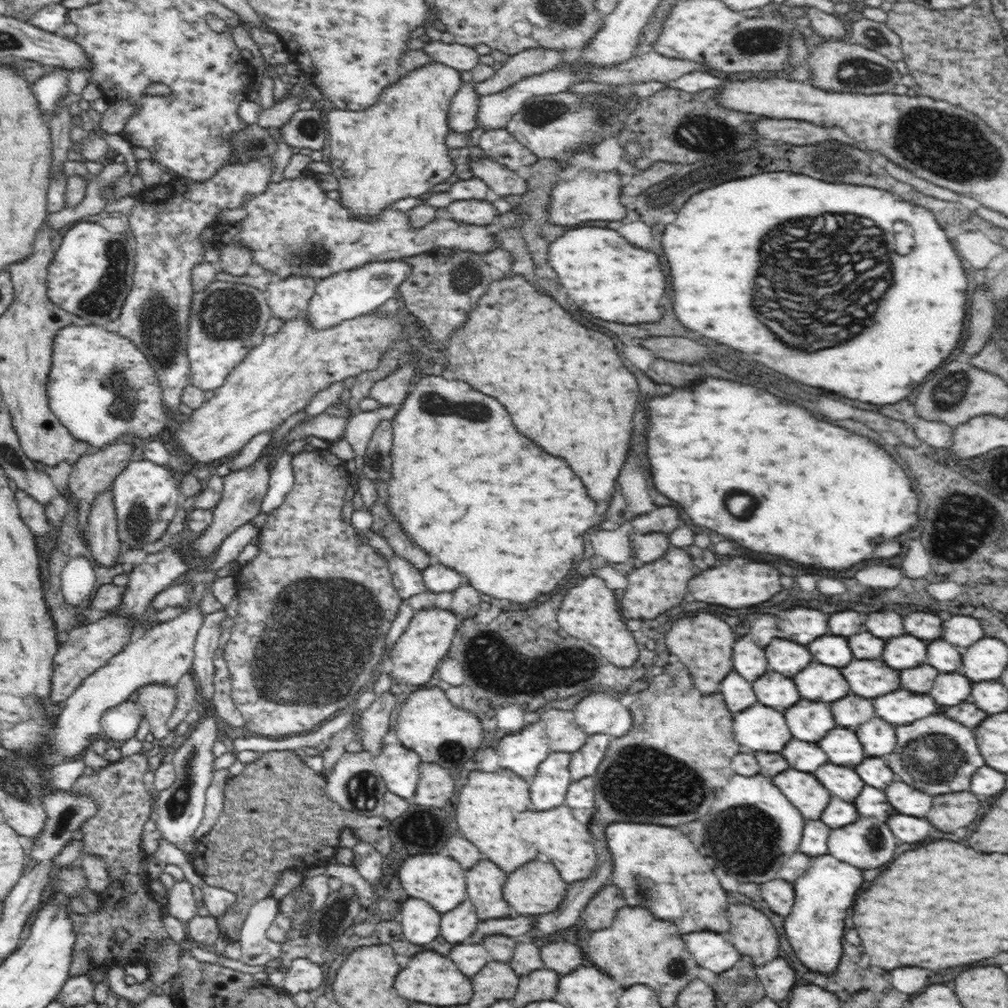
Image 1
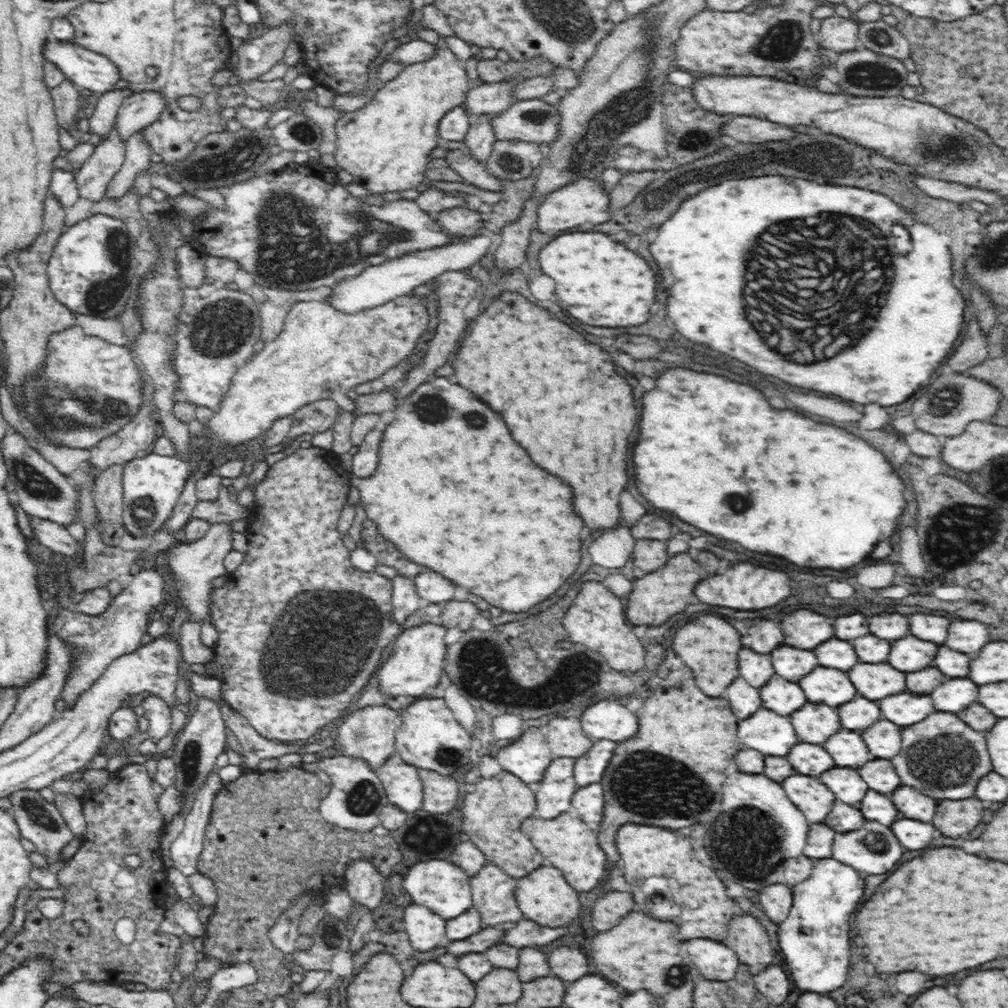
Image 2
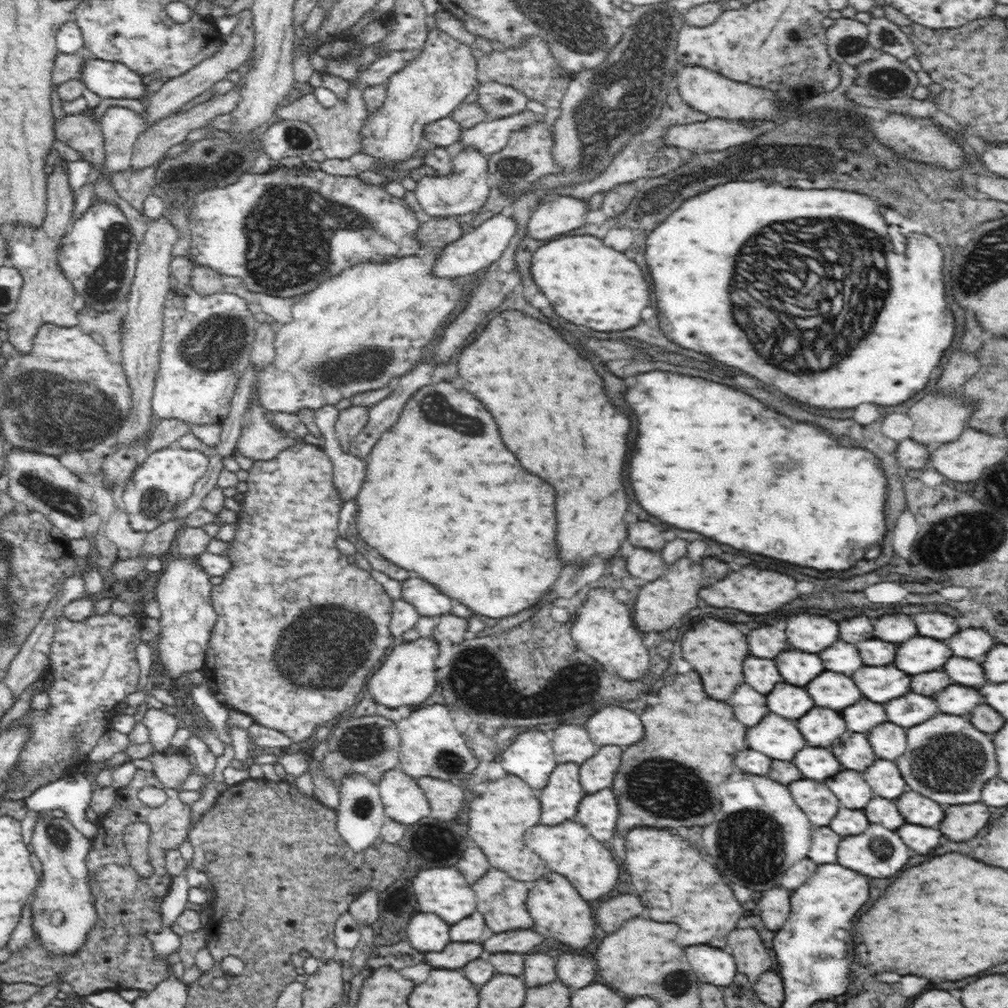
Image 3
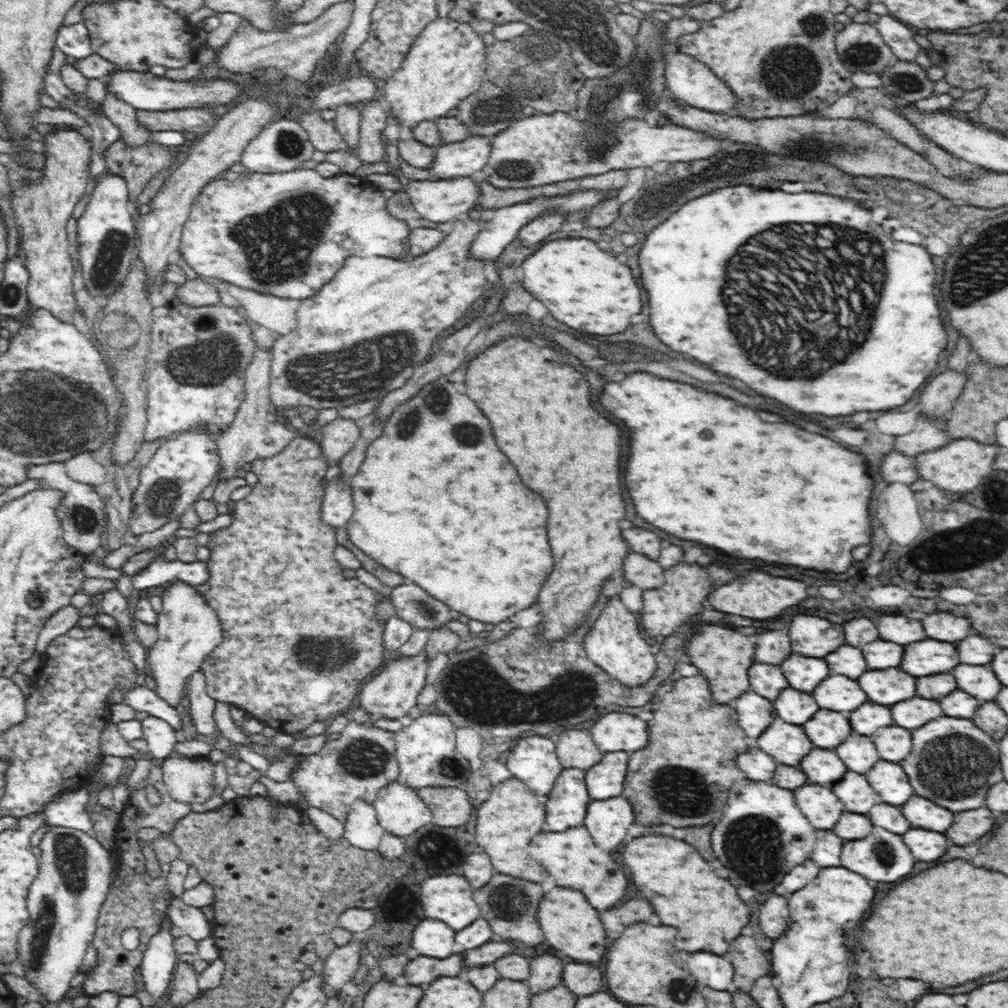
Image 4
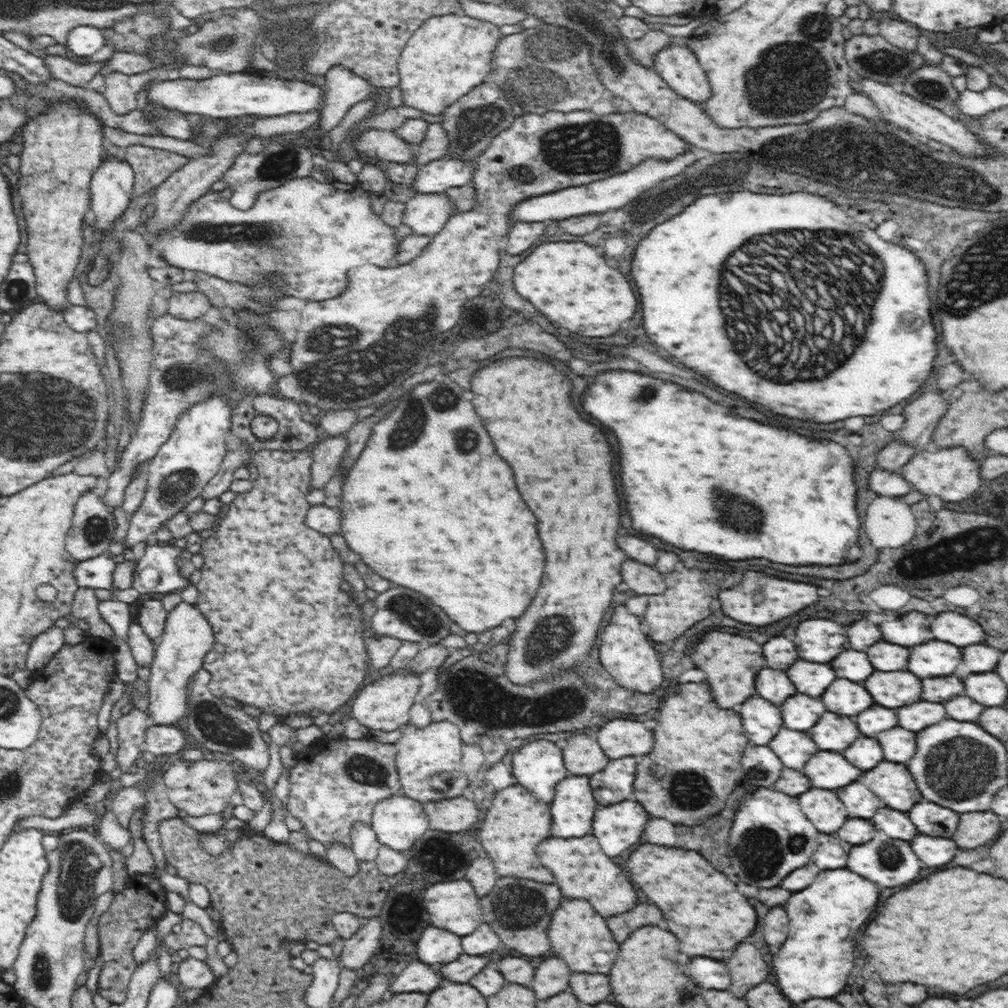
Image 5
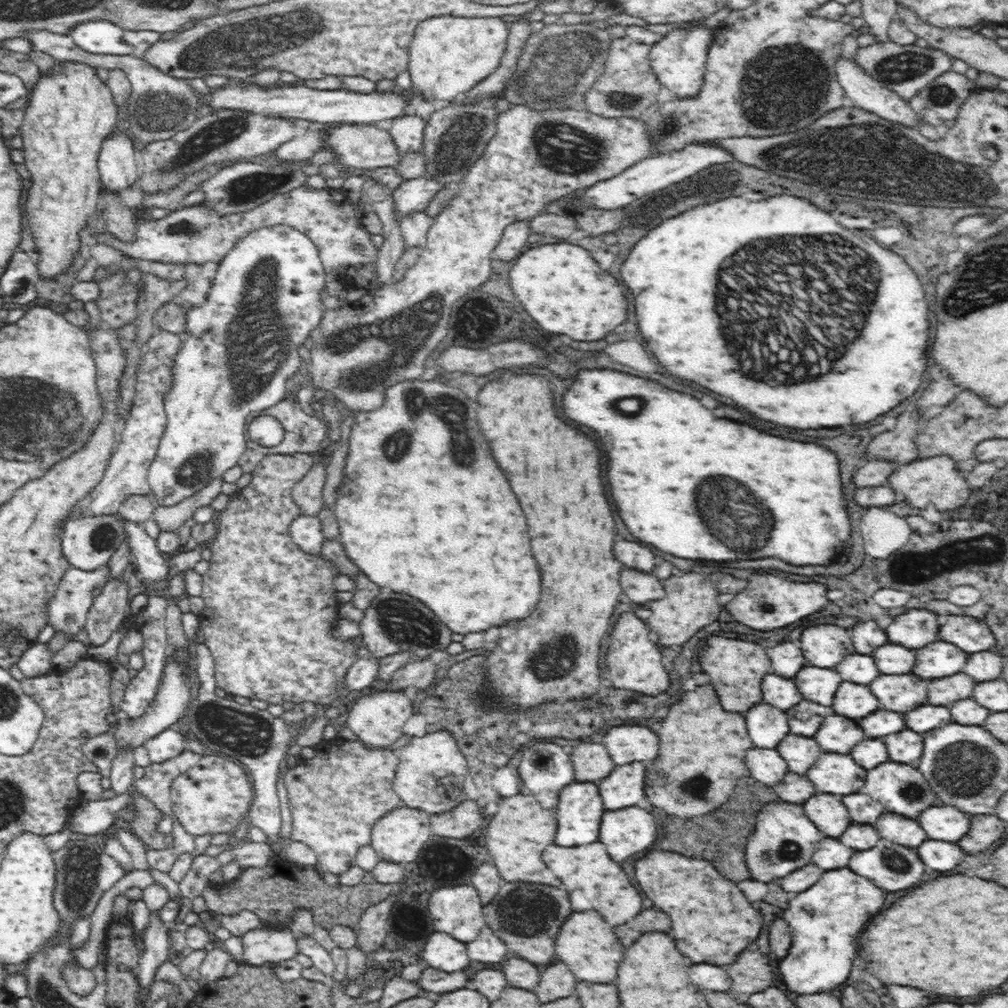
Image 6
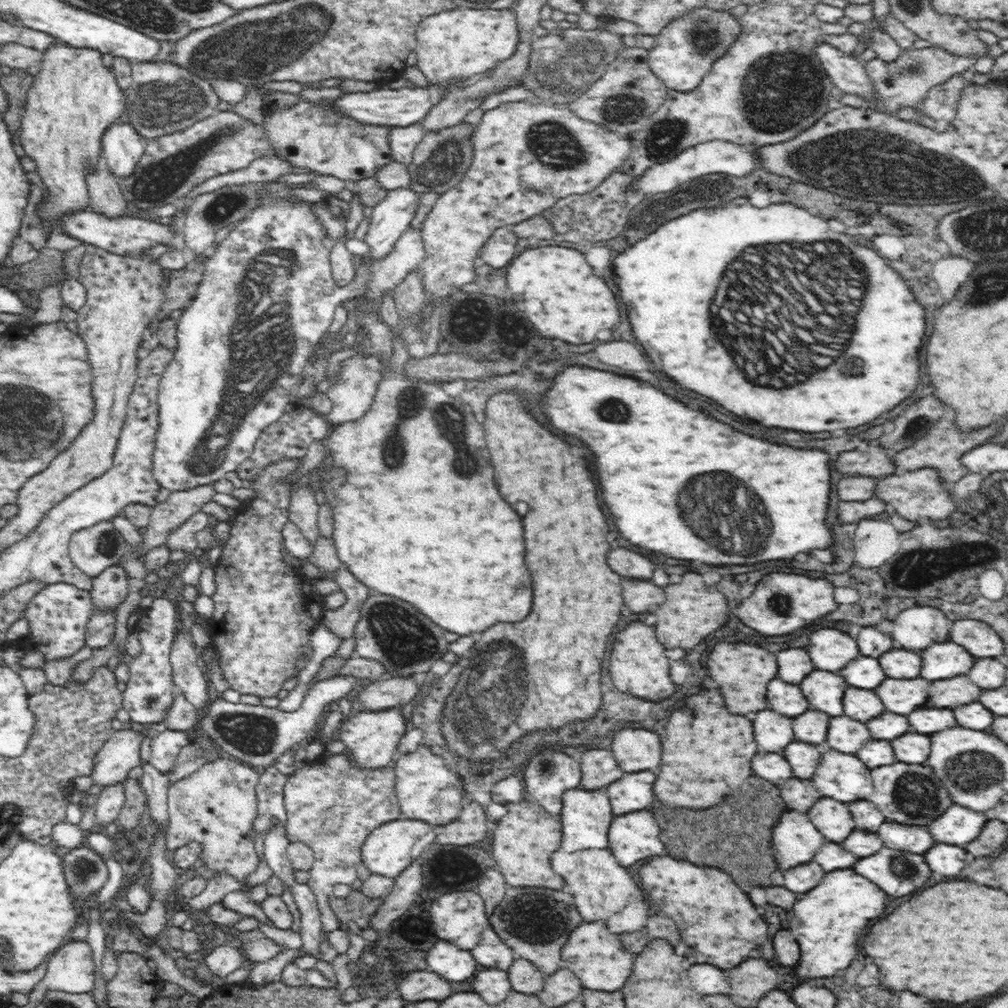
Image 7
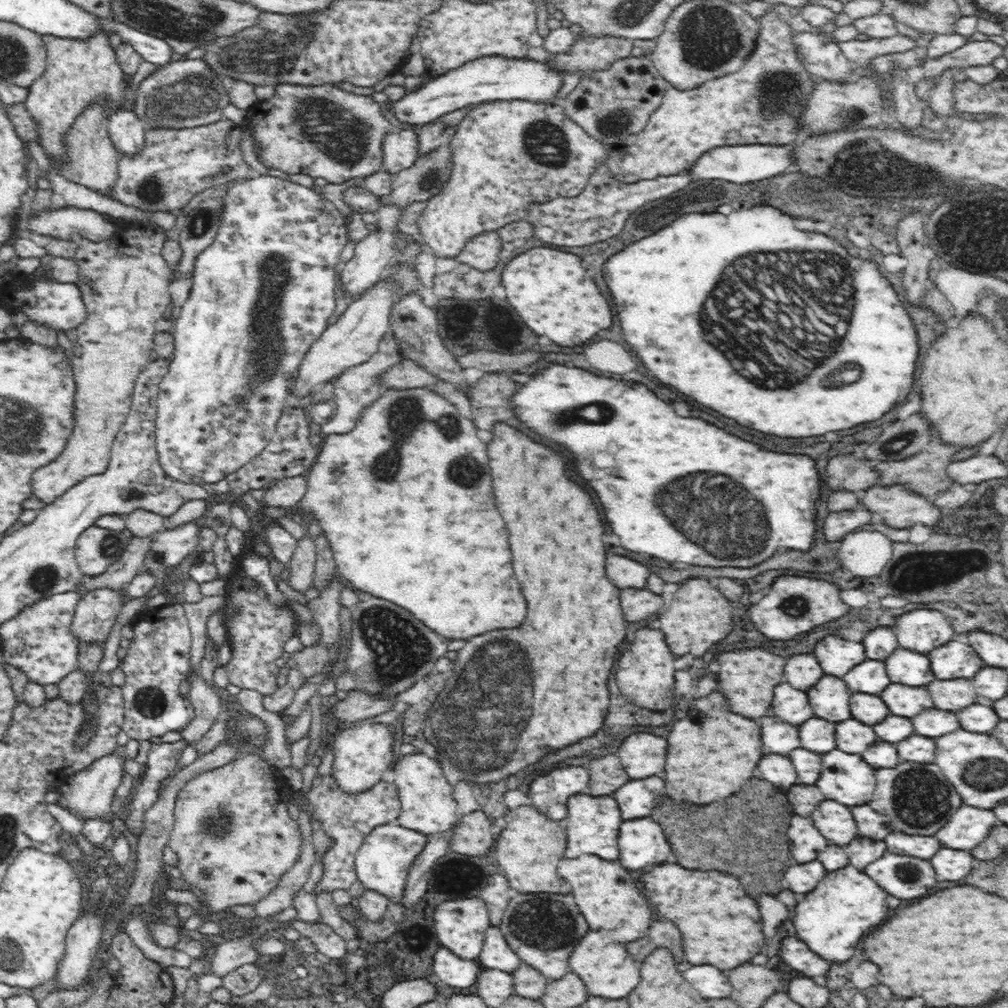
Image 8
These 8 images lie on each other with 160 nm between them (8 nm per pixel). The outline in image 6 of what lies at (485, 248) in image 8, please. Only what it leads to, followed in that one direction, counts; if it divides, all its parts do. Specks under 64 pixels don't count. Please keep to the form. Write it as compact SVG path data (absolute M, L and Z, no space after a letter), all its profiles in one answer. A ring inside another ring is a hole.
M529 220L516 221L509 224L503 232L500 242L496 245L492 254L494 258L504 261L516 260L526 248L528 236L533 232Z

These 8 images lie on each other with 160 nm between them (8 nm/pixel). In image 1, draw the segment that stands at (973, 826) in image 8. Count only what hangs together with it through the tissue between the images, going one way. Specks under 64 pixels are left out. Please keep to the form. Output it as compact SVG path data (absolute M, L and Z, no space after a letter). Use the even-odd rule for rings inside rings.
M894 780L883 790L888 802L902 814L924 818L932 806L932 796L912 788L909 784Z

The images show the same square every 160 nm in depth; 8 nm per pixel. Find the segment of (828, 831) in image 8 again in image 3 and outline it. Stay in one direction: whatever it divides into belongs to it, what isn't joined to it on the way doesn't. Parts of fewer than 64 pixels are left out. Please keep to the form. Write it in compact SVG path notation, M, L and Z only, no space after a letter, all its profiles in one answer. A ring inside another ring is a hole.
M800 778L790 782L787 788L813 827L829 826L841 806L839 798L822 781Z

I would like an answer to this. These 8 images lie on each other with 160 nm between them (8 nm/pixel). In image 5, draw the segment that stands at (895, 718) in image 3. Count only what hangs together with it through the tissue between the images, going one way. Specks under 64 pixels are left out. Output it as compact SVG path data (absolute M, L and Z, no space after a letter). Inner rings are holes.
M916 702L912 706L904 706L904 710L896 710L898 724L912 732L918 732L926 726L932 726L946 718L944 706L934 702Z

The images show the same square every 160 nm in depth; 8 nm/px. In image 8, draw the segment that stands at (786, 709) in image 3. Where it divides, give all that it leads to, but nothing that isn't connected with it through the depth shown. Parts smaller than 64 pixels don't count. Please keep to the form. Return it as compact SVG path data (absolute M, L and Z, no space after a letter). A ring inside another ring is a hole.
M816 716L799 725L800 742L806 750L826 754L836 749L835 726Z

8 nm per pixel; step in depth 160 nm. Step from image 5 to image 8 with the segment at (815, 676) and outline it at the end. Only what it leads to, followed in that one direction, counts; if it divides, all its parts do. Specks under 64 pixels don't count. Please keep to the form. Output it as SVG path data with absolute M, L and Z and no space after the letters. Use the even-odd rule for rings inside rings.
M830 674L822 678L810 689L805 690L814 716L837 723L851 717L849 700L851 691L844 680Z

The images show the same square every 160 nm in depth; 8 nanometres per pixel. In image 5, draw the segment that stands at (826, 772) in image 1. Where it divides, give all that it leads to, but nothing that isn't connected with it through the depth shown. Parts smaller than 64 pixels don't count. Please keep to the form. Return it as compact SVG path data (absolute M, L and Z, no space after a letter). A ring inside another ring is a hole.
M860 780L844 786L844 790L836 790L836 794L848 809L848 816L852 818L871 820L876 810L884 807L879 798L870 792Z

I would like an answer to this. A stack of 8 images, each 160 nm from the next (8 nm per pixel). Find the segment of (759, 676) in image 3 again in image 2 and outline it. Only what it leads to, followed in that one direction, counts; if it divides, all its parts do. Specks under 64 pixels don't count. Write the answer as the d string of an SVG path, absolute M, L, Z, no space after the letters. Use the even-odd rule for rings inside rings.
M750 648L740 650L740 676L754 688L762 688L774 674L768 654L758 654Z

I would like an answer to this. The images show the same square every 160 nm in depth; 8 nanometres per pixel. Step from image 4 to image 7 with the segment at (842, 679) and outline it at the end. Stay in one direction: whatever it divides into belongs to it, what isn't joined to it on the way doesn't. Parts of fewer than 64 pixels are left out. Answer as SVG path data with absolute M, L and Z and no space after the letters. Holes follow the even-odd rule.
M852 686L846 688L842 696L842 706L844 715L863 723L868 718L879 717L884 712L884 704L880 702L880 698L874 694L872 688L870 690Z

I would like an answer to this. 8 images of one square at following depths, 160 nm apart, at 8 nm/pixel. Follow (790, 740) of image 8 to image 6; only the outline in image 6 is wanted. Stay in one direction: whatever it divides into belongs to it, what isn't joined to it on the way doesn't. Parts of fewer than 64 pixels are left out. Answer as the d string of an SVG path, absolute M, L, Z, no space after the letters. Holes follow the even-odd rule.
M756 704L746 712L746 726L754 746L776 749L779 742L791 732L785 711L771 704Z

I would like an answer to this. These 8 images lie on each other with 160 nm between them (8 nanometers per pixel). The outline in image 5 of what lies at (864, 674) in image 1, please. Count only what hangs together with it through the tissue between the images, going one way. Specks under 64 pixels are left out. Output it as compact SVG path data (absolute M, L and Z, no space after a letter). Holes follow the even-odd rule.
M874 672L864 680L864 688L872 694L876 704L886 708L898 708L914 704L922 696L922 682L912 672Z

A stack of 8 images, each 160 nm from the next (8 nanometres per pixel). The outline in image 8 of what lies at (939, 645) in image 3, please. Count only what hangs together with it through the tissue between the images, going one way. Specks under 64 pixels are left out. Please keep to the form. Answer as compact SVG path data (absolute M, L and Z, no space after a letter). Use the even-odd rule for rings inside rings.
M956 641L947 642L932 650L928 658L932 658L932 672L940 680L970 679L984 665L970 644Z

